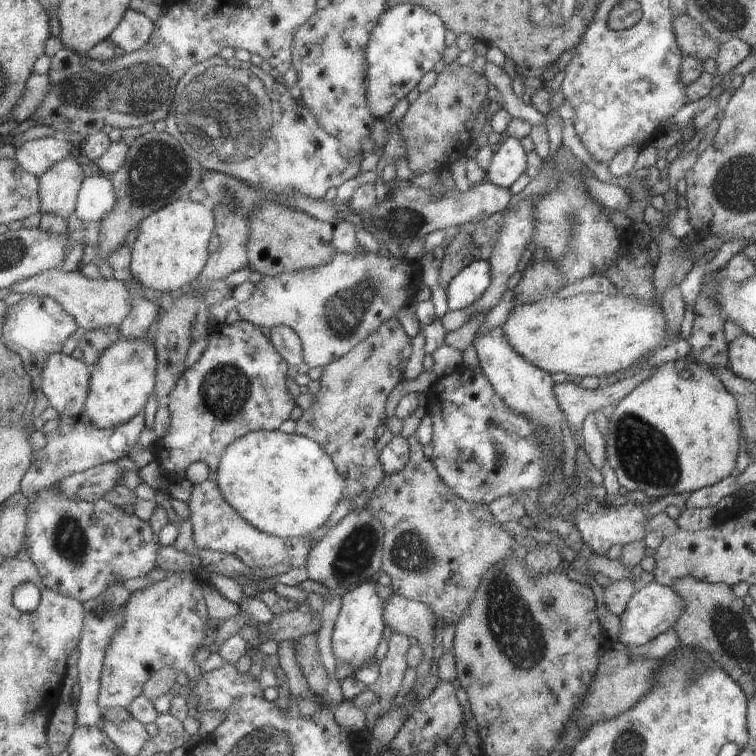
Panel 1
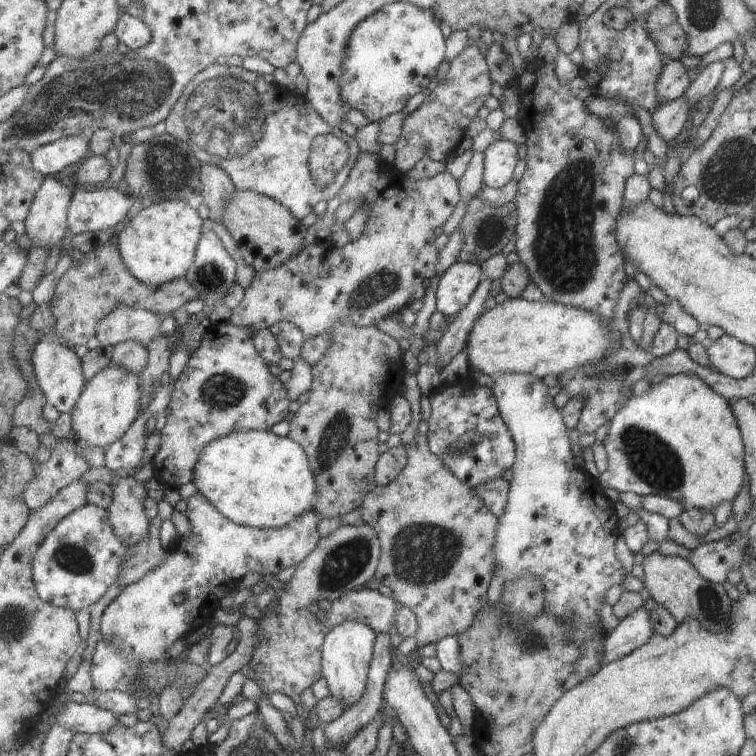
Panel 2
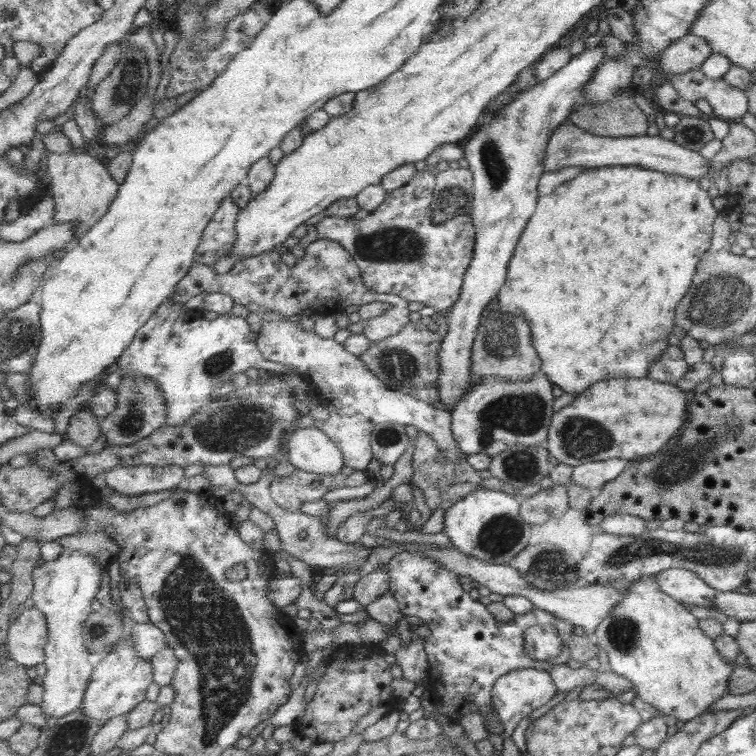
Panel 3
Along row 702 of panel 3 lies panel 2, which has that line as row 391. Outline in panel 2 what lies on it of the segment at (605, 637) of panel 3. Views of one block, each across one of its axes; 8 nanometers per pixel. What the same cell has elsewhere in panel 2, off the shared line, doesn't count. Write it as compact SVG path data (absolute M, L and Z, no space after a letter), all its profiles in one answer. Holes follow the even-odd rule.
M696 374L668 376L640 396L632 394L624 408L611 420L603 445L608 455L608 470L598 482L601 489L612 488L619 493L661 495L680 500L685 509L702 508L714 512L718 504L732 502L744 485L745 449L742 432L728 400L714 392Z

